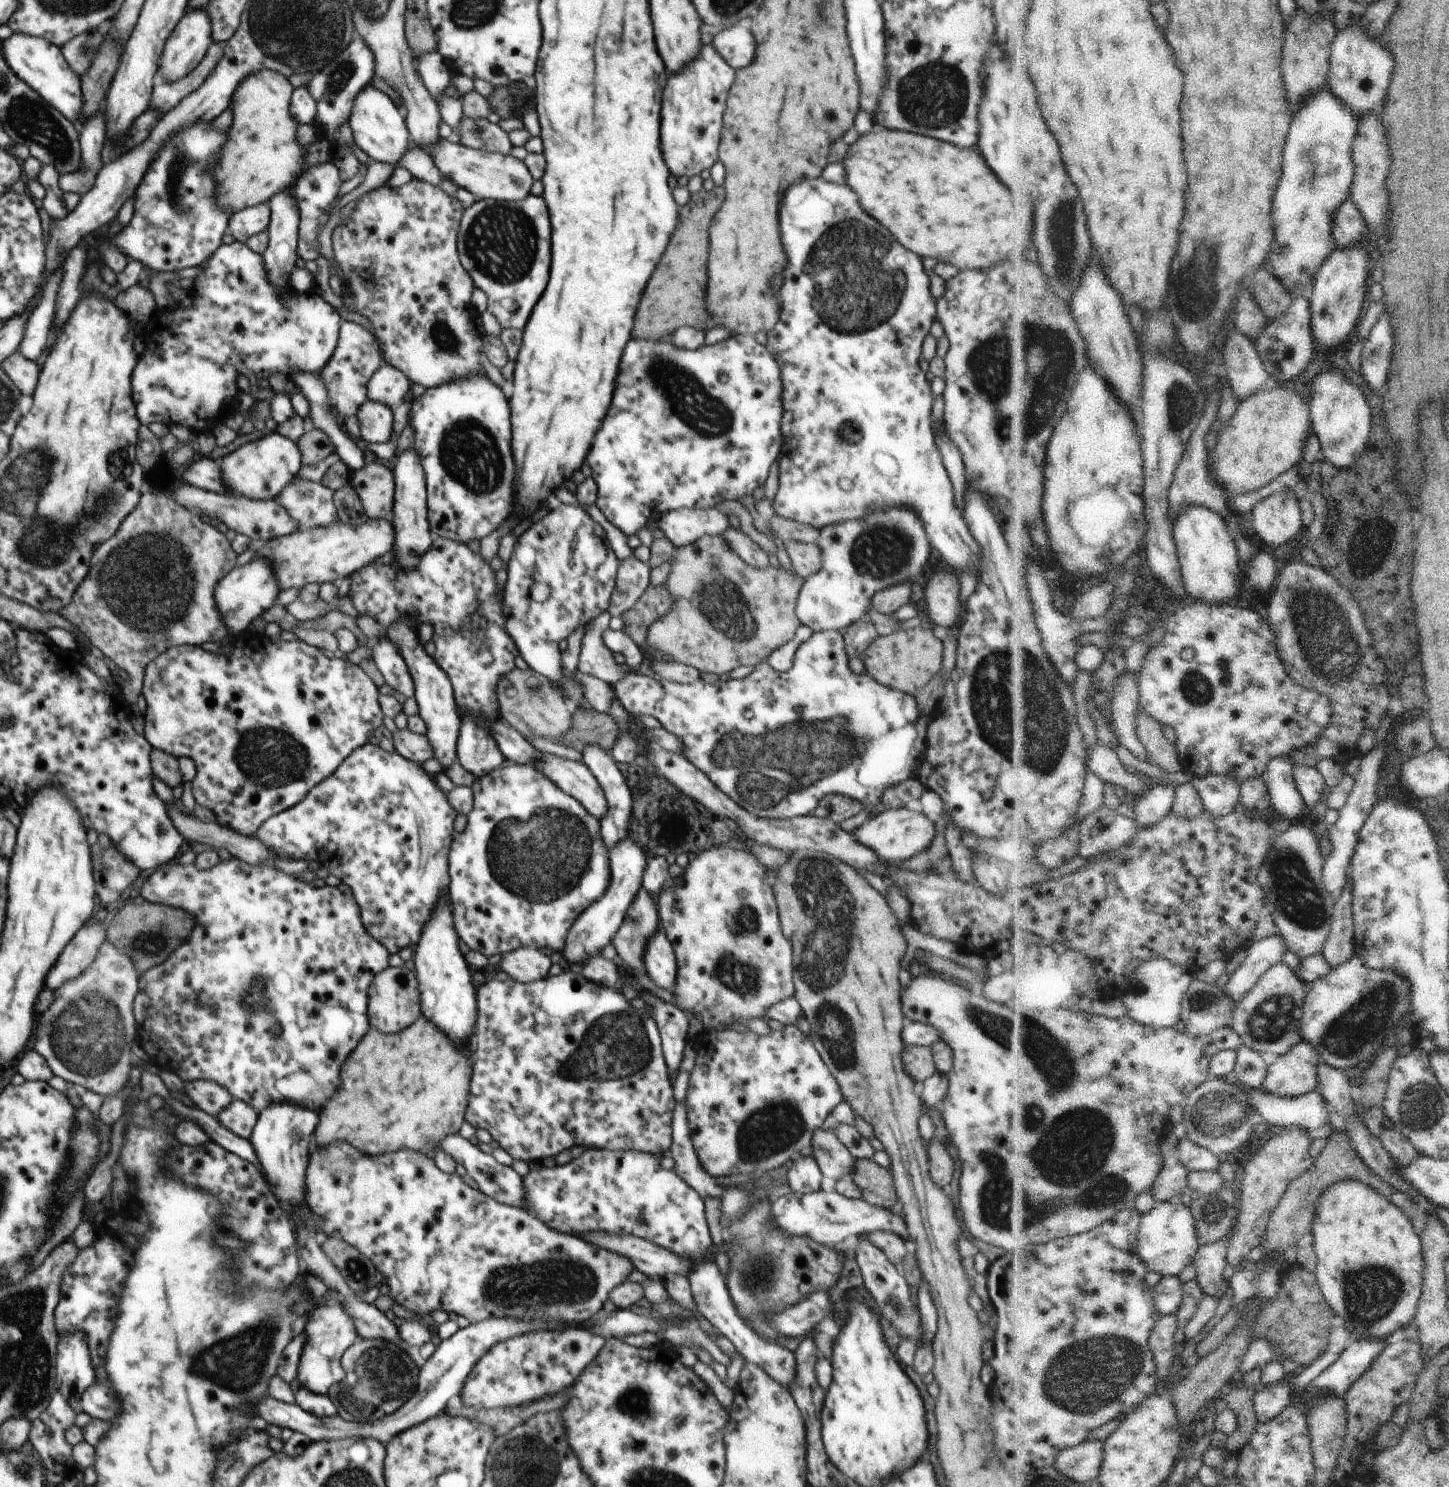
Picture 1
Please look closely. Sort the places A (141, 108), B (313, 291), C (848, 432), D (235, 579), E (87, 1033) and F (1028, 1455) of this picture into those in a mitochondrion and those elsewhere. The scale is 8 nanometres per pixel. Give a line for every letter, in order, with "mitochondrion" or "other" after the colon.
A: other
B: other
C: mitochondrion
D: other
E: mitochondrion
F: other

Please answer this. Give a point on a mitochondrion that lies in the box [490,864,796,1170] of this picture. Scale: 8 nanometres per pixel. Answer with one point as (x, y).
(617, 1045)

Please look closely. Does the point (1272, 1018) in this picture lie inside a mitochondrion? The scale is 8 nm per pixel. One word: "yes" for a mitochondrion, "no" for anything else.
yes

